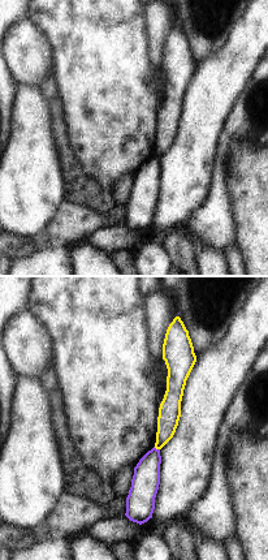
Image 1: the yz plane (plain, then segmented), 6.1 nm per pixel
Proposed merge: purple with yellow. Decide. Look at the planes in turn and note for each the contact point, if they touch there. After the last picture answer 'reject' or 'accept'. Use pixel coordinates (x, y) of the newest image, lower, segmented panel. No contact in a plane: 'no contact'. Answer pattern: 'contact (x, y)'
contact (155, 448)

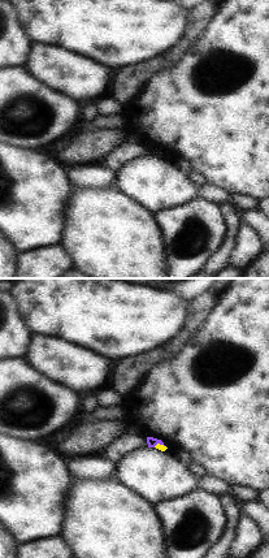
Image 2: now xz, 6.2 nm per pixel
contact (159, 442)

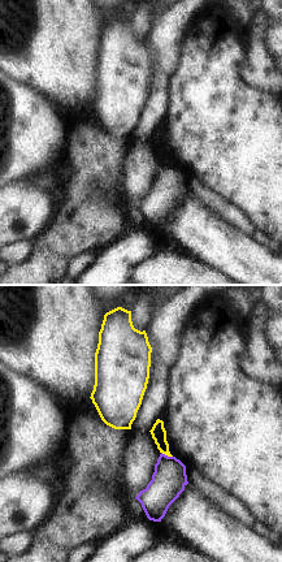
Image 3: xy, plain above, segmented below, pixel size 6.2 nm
contact (166, 455)

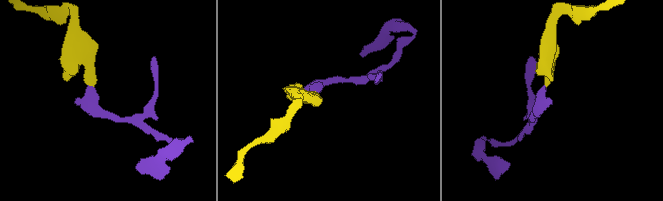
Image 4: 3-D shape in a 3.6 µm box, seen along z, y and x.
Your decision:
reject

